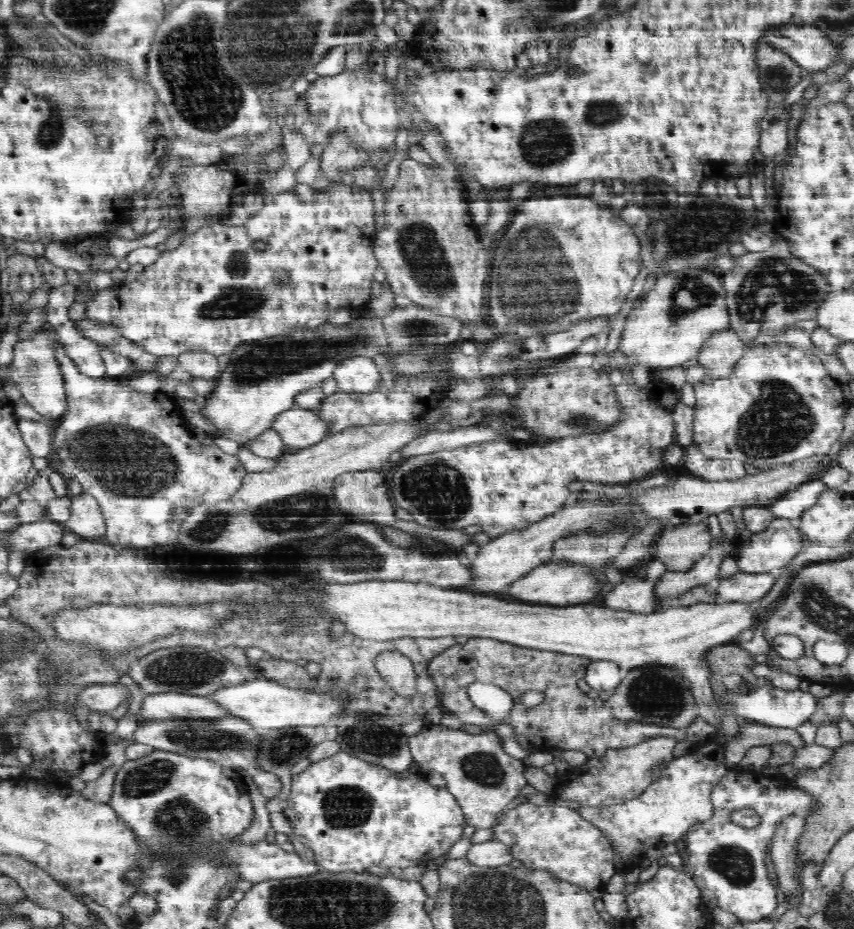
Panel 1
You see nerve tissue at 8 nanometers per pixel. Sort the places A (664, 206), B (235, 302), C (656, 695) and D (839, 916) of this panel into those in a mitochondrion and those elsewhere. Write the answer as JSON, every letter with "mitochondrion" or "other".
{"A":"mitochondrion","B":"mitochondrion","C":"mitochondrion","D":"mitochondrion"}

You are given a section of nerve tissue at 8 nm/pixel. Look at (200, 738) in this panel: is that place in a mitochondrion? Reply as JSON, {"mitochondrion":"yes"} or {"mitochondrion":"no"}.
{"mitochondrion":"yes"}

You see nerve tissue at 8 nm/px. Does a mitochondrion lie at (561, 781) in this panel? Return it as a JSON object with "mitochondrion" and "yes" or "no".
{"mitochondrion":"no"}

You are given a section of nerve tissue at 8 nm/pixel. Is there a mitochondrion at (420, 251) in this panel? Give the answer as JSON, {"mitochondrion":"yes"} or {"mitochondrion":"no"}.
{"mitochondrion":"yes"}

